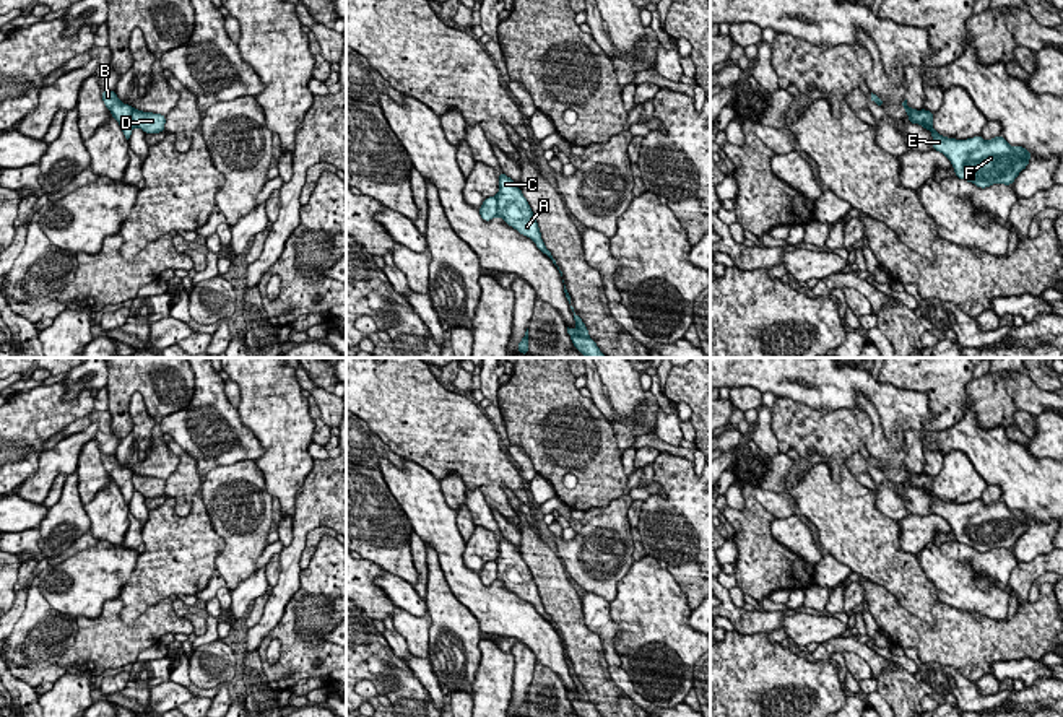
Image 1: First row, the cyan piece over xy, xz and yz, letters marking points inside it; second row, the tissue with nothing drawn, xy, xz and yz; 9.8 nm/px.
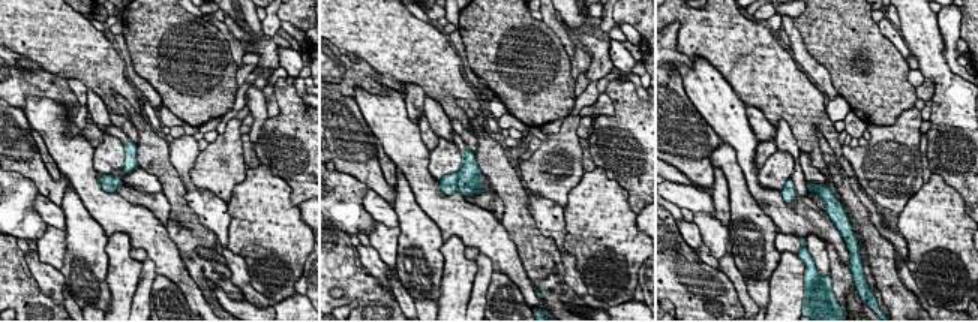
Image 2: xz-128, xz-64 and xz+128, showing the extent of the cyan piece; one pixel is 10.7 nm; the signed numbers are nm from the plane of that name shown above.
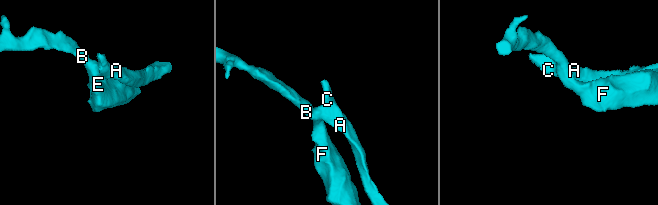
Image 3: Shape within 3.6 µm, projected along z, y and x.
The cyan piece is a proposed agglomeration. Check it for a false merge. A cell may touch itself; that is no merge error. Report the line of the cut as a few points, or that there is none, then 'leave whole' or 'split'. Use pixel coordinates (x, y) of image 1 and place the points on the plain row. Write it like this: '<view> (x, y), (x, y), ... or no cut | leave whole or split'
xz (494, 561), (498, 579) | split

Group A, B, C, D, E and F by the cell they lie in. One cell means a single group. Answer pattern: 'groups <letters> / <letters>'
groups A C D / B E F

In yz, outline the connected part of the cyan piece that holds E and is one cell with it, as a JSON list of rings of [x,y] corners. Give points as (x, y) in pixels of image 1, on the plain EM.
[[[918,488],[931,496],[933,514],[952,528],[956,541],[980,553],[993,548],[1011,550],[1027,532],[1032,517],[1022,511],[1009,511],[1000,499],[985,506],[980,499],[967,504],[941,501],[931,488]]]

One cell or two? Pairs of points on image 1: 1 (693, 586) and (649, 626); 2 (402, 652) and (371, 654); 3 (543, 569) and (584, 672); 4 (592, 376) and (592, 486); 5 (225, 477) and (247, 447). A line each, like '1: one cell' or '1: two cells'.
1: two cells
2: two cells
3: one cell
4: two cells
5: two cells

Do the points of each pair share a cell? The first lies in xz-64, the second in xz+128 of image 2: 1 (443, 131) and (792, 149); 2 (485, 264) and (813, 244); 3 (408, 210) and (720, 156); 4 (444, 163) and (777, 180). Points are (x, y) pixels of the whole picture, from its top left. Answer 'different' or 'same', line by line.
1: same
2: same
3: same
4: same

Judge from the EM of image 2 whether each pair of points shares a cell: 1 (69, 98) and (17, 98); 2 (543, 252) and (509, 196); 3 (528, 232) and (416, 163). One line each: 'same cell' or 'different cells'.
1: same cell
2: same cell
3: different cells

